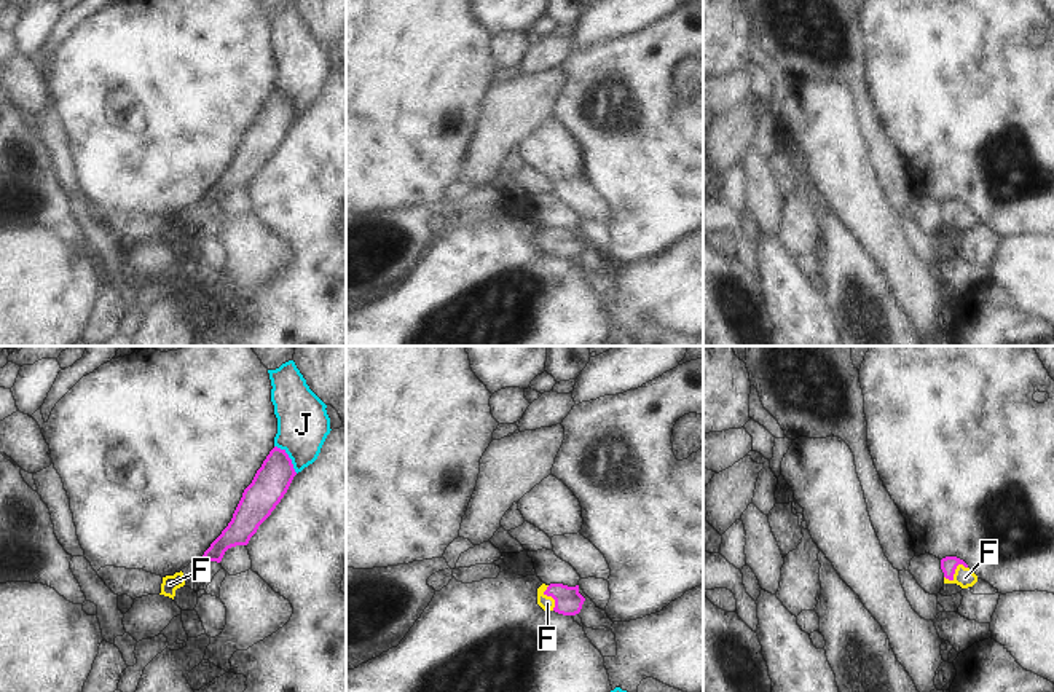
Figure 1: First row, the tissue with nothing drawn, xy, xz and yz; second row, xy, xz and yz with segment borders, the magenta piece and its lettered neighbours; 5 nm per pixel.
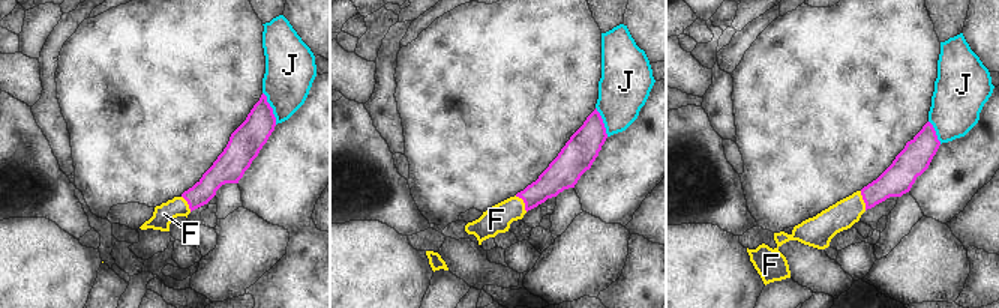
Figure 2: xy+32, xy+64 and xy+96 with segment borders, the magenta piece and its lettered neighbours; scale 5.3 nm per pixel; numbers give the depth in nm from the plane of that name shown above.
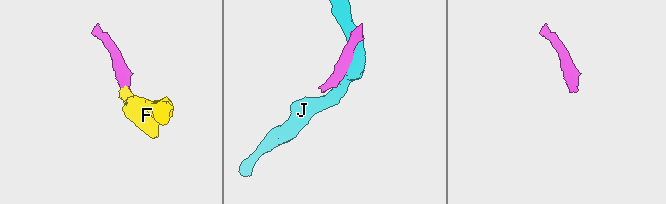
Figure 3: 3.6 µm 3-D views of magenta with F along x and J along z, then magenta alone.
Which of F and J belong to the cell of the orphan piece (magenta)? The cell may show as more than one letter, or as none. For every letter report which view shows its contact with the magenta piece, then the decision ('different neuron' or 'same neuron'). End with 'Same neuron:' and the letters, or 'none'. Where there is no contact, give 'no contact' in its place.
F: yz | same neuron
J: xy | different neuron
Same neuron: F

